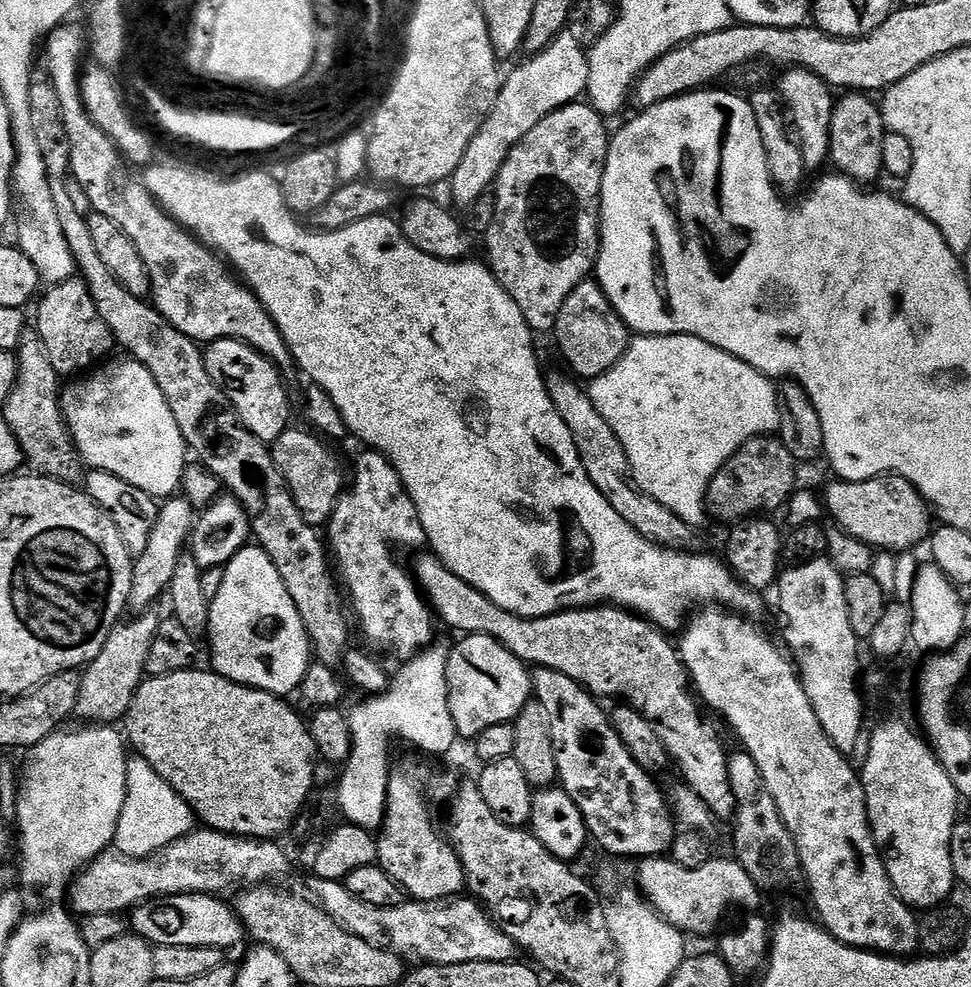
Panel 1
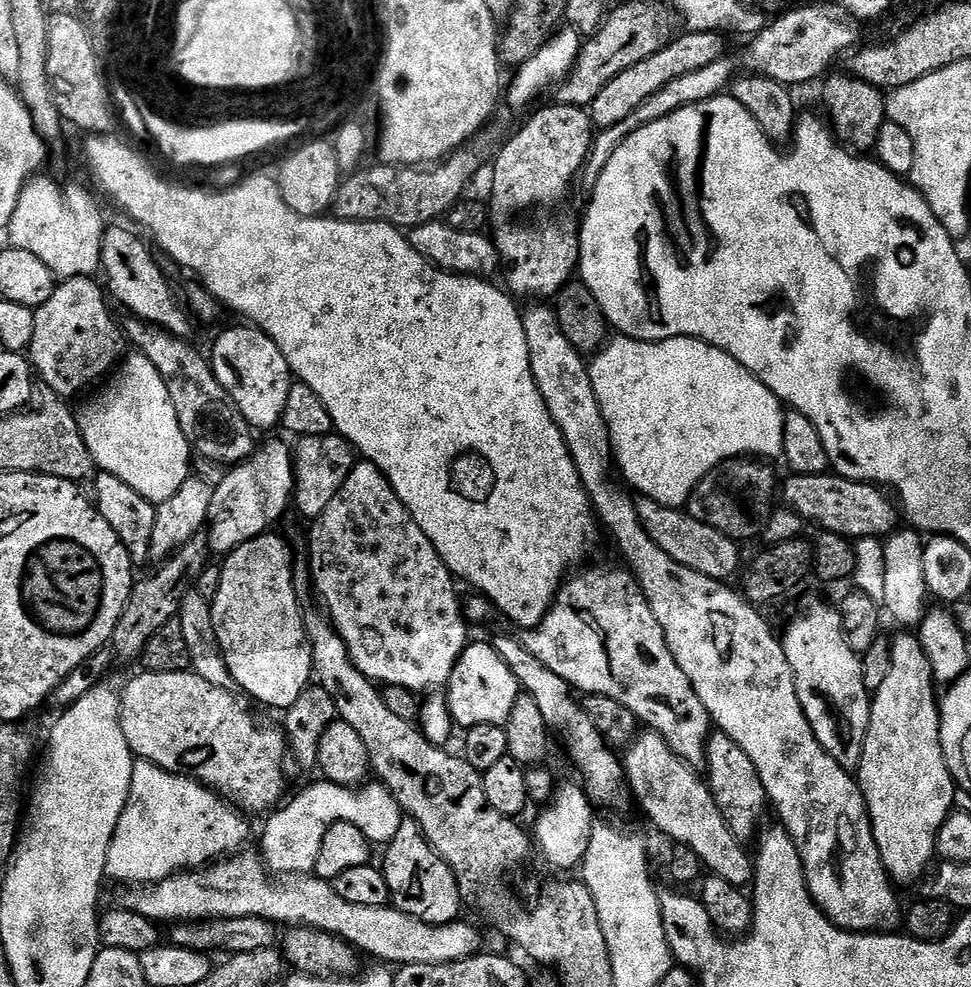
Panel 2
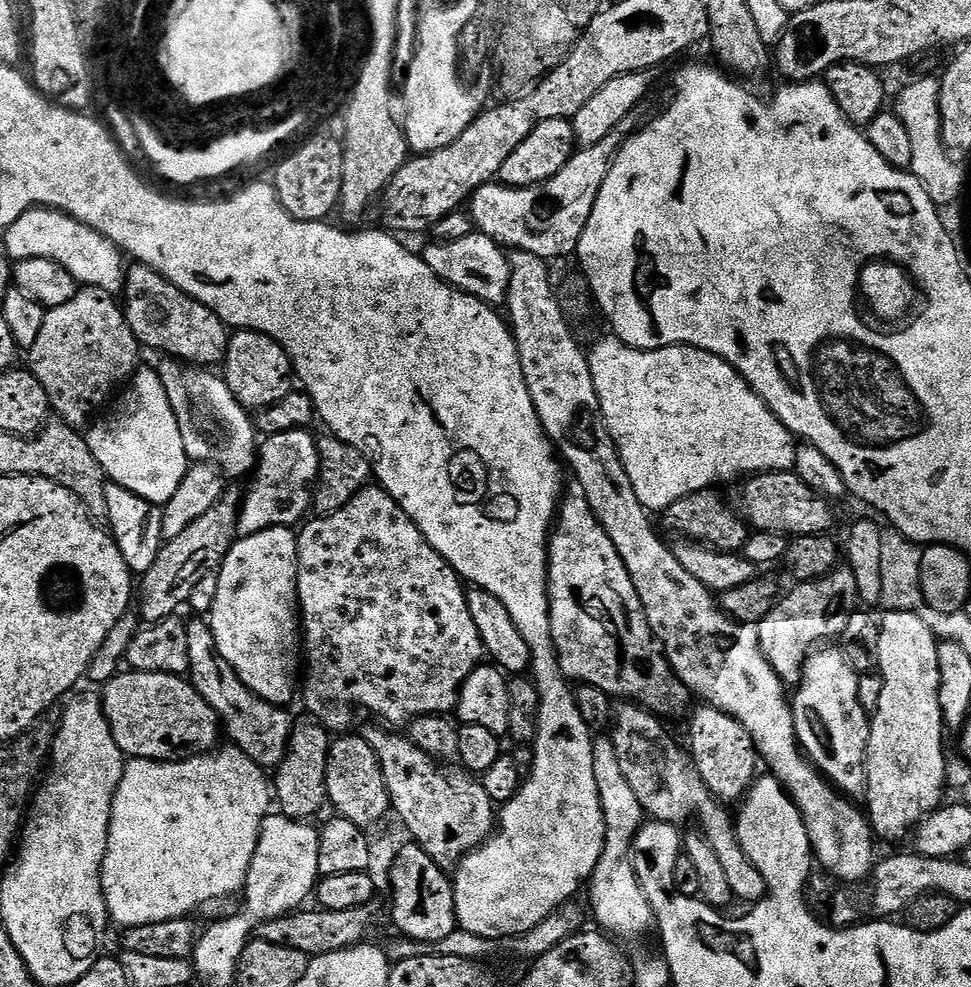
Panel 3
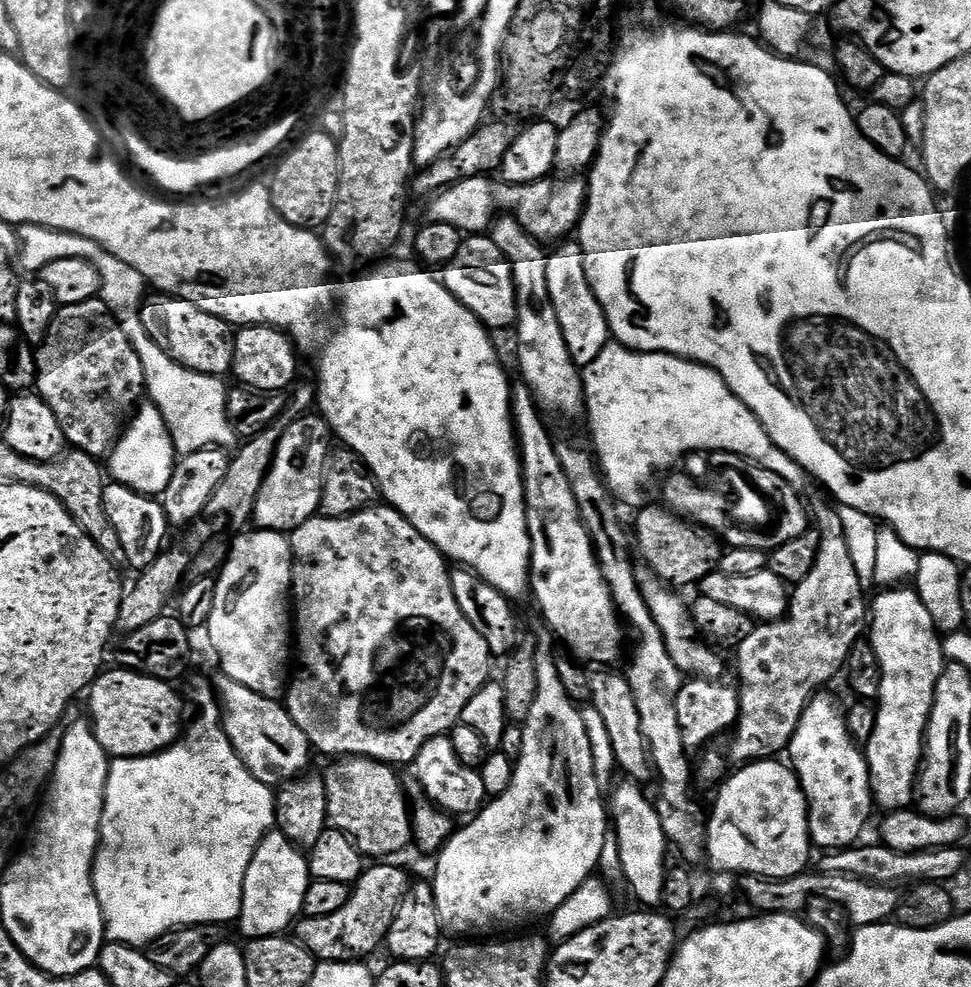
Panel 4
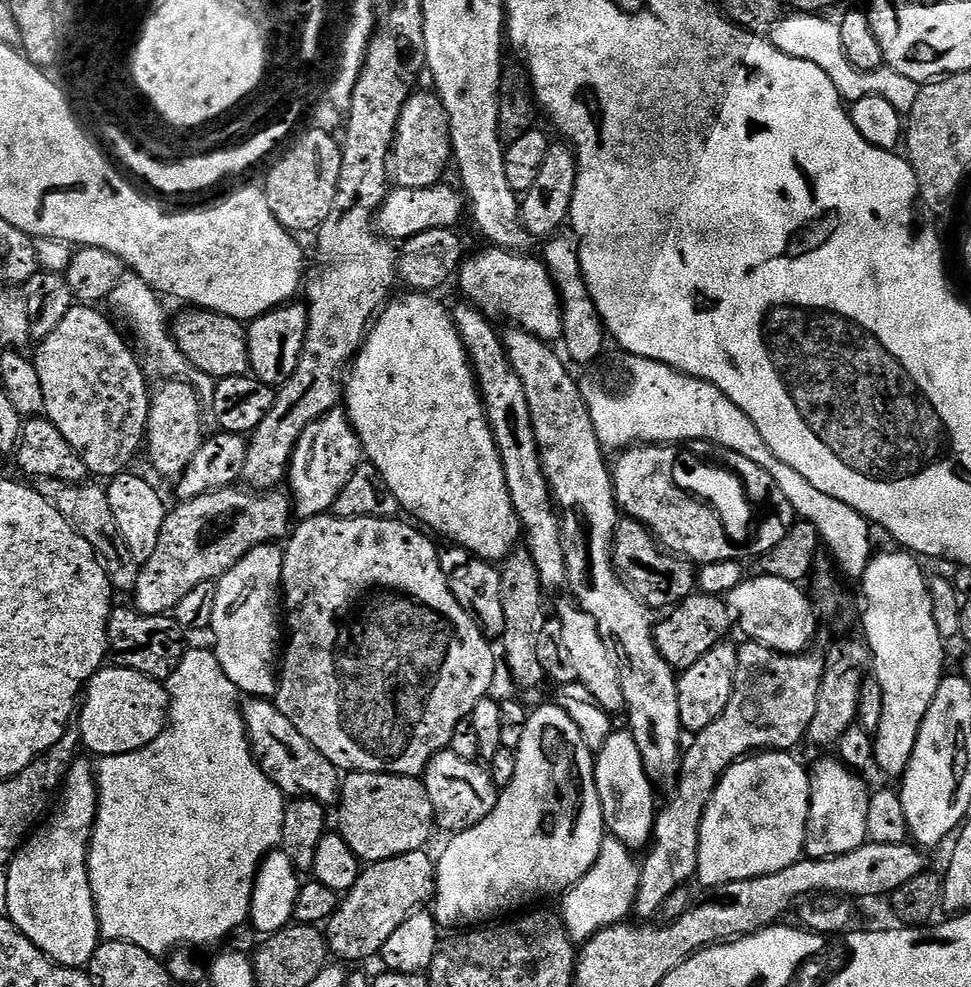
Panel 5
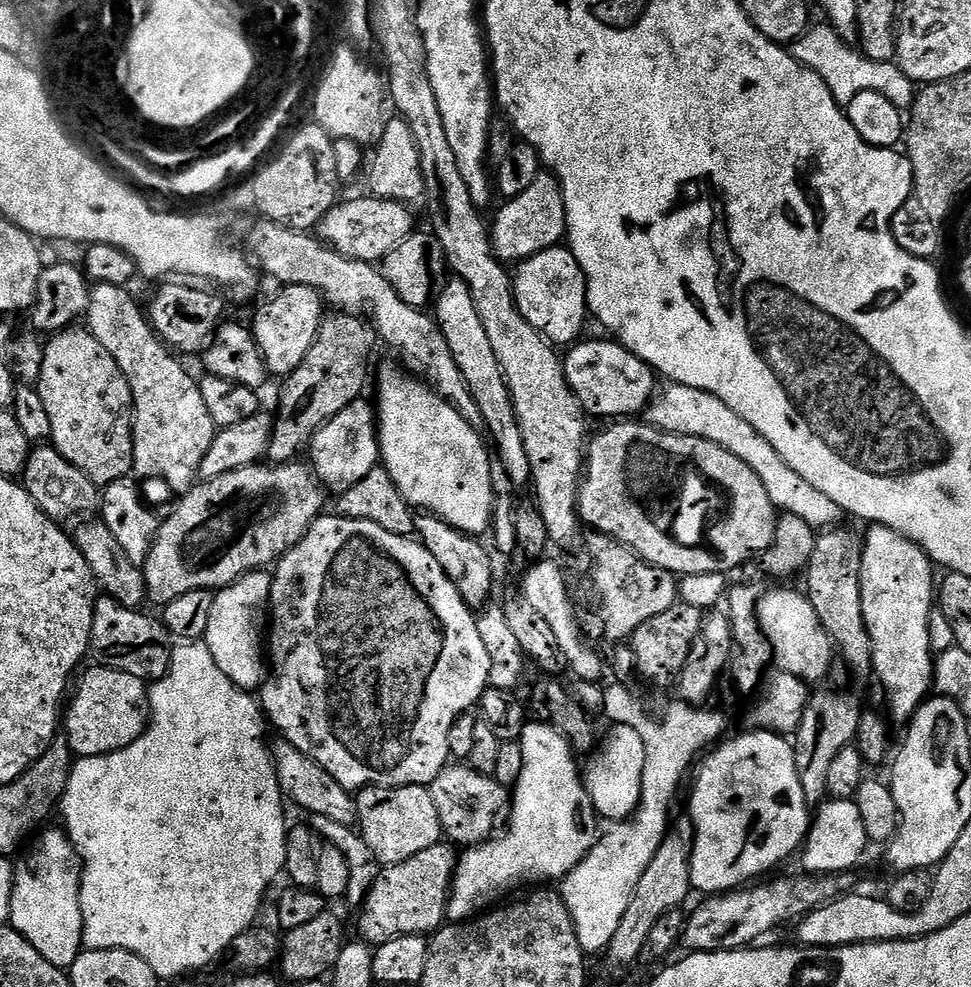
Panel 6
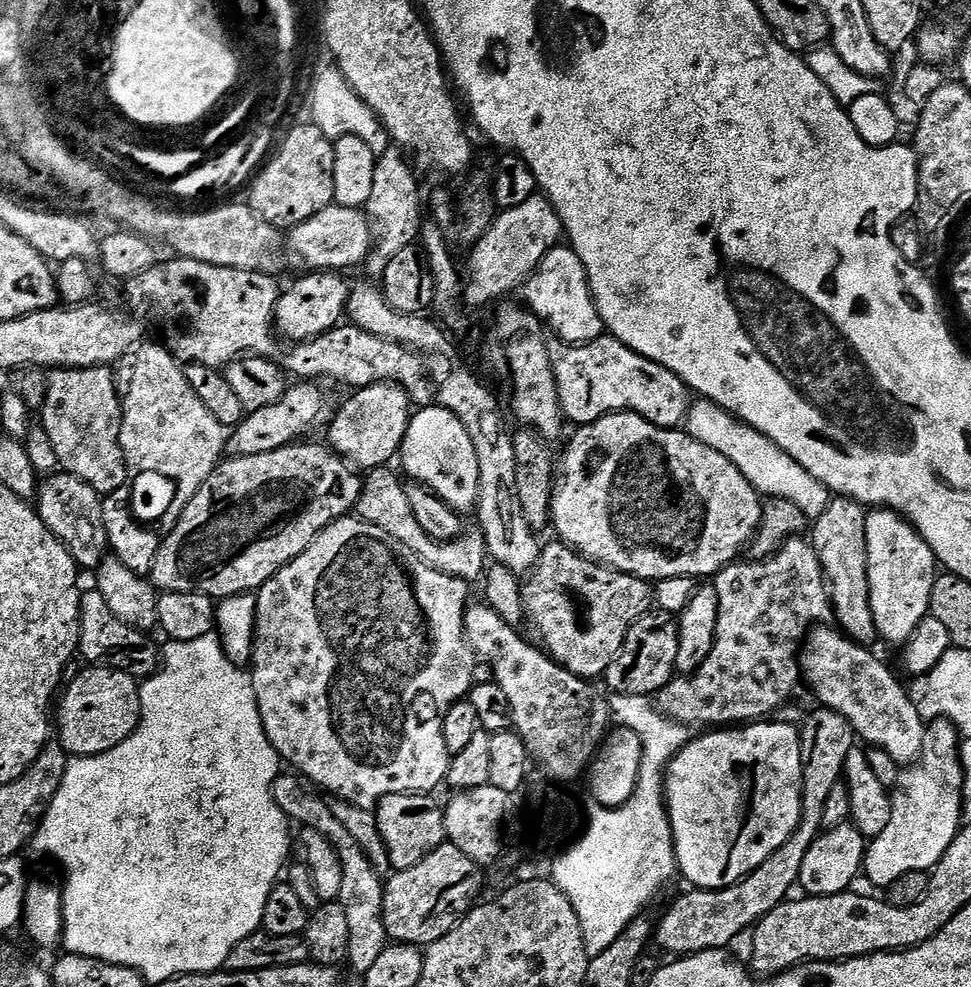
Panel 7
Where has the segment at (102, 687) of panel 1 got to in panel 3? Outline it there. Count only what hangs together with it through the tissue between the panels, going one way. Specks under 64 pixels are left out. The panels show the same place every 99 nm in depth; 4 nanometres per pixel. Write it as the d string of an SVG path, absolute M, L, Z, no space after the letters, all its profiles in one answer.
M225 487L220 500L198 518L178 538L165 542L160 548L158 558L154 558L154 566L143 573L144 585L138 588L138 615L145 625L157 624L159 620L167 620L175 616L188 603L190 594L194 594L194 586L202 582L206 575L215 573L218 565L228 556L238 536L238 521L242 492L239 487Z

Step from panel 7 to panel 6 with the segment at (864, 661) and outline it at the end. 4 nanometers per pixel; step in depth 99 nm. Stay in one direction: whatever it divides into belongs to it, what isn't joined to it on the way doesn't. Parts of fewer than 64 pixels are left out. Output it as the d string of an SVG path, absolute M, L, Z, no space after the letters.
M776 588L765 596L763 593L756 605L756 615L760 617L760 628L770 642L772 658L779 671L799 676L809 686L816 686L819 680L827 678L832 659L835 661L838 653L830 634L826 634L826 626L818 622L818 614L803 591Z

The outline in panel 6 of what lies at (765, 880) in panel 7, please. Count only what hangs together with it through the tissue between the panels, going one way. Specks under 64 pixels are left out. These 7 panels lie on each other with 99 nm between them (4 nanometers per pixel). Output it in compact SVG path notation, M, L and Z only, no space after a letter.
M813 691L809 695L800 728L794 733L798 778L802 782L802 790L809 805L819 805L825 799L828 791L826 774L830 774L830 766L833 765L834 758L847 744L855 741L861 711L862 705L844 692Z

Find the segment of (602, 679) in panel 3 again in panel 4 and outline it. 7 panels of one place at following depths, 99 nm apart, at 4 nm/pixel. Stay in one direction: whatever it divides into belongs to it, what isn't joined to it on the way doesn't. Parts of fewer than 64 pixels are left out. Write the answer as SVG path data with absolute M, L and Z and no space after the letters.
M517 383L512 389L512 423L520 450L520 468L524 471L526 522L532 539L530 596L536 599L549 630L553 632L551 635L557 641L560 639L577 661L585 665L616 666L624 652L626 628L596 559L594 537L580 515L574 490L562 470L556 444L543 418L528 385Z

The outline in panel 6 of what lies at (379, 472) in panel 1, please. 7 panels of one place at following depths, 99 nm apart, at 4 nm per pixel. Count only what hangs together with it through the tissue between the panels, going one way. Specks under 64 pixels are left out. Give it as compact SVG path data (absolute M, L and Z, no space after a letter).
M321 514L308 527L308 533L276 561L271 578L270 631L266 636L266 656L270 661L270 671L265 675L258 692L258 703L267 723L272 723L280 731L277 733L286 742L290 742L290 746L302 750L306 758L318 762L318 766L322 766L322 770L326 770L326 774L330 774L334 782L349 790L431 785L432 780L438 778L440 771L450 763L451 727L461 714L472 712L481 703L484 692L490 687L491 670L490 656L478 634L477 617L458 592L458 586L450 582L446 570L438 566L438 558L434 558L434 554L430 554L430 550L426 550L419 539L412 536L390 534L390 530L374 526L374 522Z

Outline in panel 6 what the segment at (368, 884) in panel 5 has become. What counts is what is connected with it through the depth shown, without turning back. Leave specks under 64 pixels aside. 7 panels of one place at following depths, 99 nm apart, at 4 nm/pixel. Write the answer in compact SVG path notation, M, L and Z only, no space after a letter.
M441 842L430 846L430 850L422 850L422 854L414 854L414 858L406 858L406 862L387 865L359 909L359 939L369 946L379 946L399 936L427 937L439 932L446 924L457 859L457 849L451 843Z

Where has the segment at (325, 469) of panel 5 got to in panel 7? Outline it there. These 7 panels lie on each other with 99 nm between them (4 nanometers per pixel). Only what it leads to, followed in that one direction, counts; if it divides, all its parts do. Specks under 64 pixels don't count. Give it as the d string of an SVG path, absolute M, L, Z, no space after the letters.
M380 381L353 391L352 395L341 407L335 409L334 415L327 425L327 443L333 452L343 456L357 469L371 470L391 465L397 459L400 442L412 412L412 403L404 388L393 381Z

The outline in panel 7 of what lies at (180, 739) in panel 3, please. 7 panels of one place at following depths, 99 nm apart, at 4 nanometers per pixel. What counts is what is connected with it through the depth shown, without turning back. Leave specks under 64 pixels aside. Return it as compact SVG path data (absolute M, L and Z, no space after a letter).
M88 666L72 680L68 689L63 689L60 700L60 736L58 743L69 757L97 756L130 738L130 734L140 725L140 684L137 677L119 672L113 668Z

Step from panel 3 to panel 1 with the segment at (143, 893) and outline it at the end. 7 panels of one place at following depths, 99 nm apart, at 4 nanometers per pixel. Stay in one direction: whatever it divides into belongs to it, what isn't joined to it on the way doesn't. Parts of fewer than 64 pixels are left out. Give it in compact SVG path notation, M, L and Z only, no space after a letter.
M129 759L126 774L126 802L118 818L115 851L121 852L124 856L141 858L152 856L158 850L170 846L170 842L193 831L193 828L192 807L145 760Z

